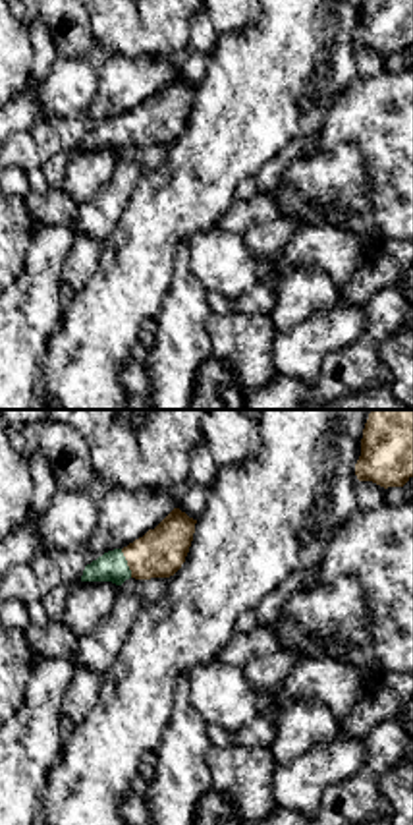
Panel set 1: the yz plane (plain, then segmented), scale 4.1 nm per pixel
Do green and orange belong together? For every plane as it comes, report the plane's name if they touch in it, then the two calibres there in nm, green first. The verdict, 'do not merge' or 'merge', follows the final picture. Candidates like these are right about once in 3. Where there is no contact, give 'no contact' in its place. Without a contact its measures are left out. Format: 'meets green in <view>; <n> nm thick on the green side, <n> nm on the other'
meets green in yz; 130 nm thick on the green side, 200 nm on the other

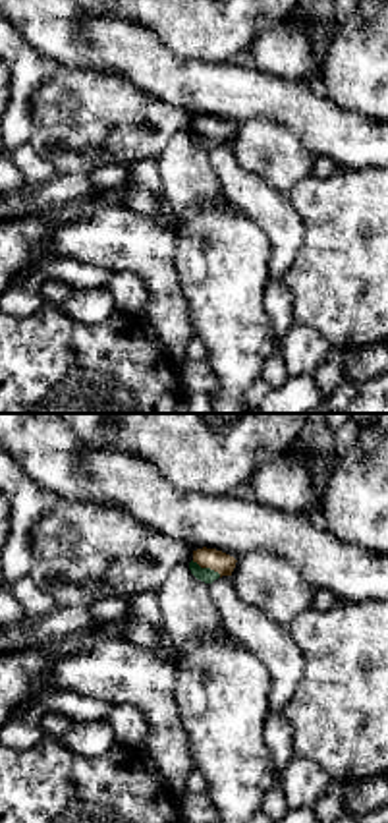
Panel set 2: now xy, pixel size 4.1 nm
meets green in xy; 60 nm thick on the green side, 90 nm on the other

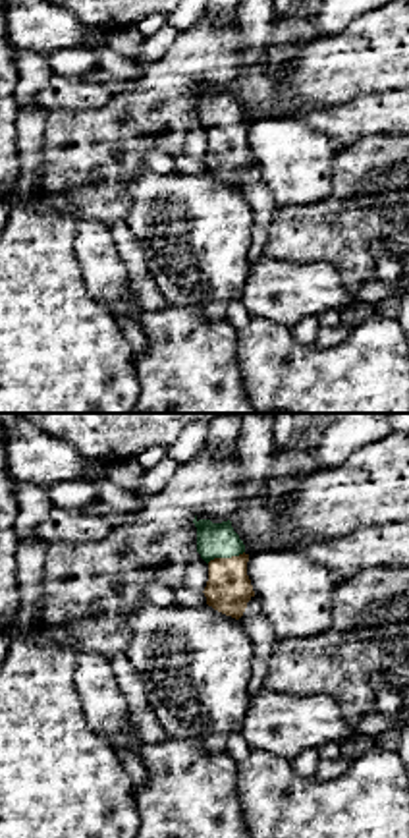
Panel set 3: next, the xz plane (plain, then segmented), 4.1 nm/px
meets green in xz; 140 nm thick on the green side, 190 nm on the other

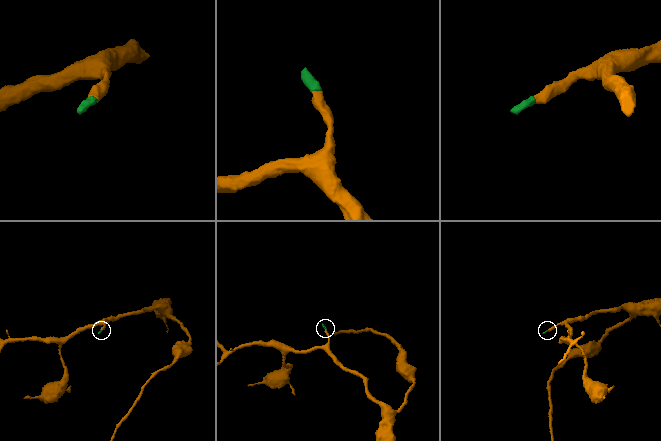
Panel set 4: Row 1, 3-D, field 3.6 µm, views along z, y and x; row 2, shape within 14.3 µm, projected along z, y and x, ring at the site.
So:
merge

